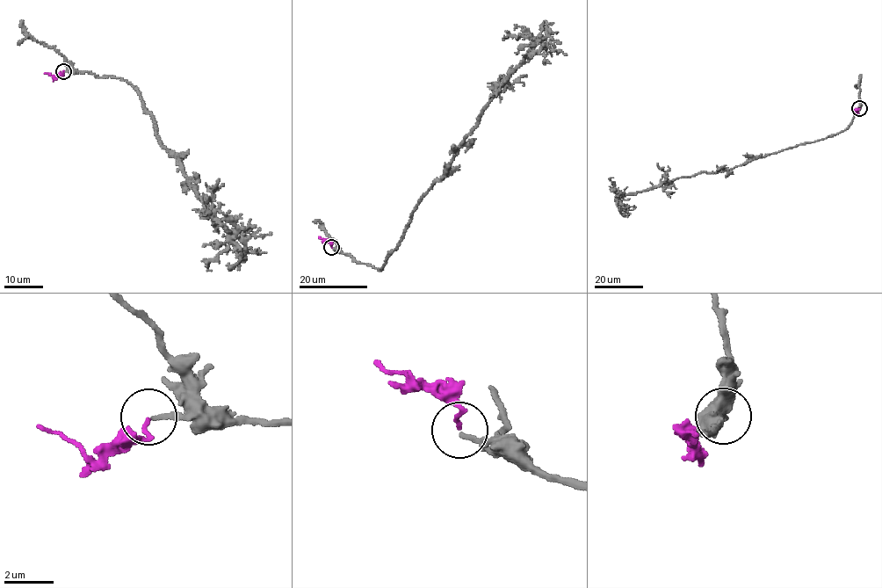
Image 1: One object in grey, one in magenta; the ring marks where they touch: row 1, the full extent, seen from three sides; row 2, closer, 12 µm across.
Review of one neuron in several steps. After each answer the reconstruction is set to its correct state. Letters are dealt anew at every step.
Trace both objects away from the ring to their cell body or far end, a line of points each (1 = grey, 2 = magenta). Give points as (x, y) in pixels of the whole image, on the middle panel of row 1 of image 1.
1: (331, 247), (381, 270), (395, 250), (414, 208), (444, 174), (482, 109), (538, 40), (514, 52)
2: (331, 247), (331, 243), (319, 237)

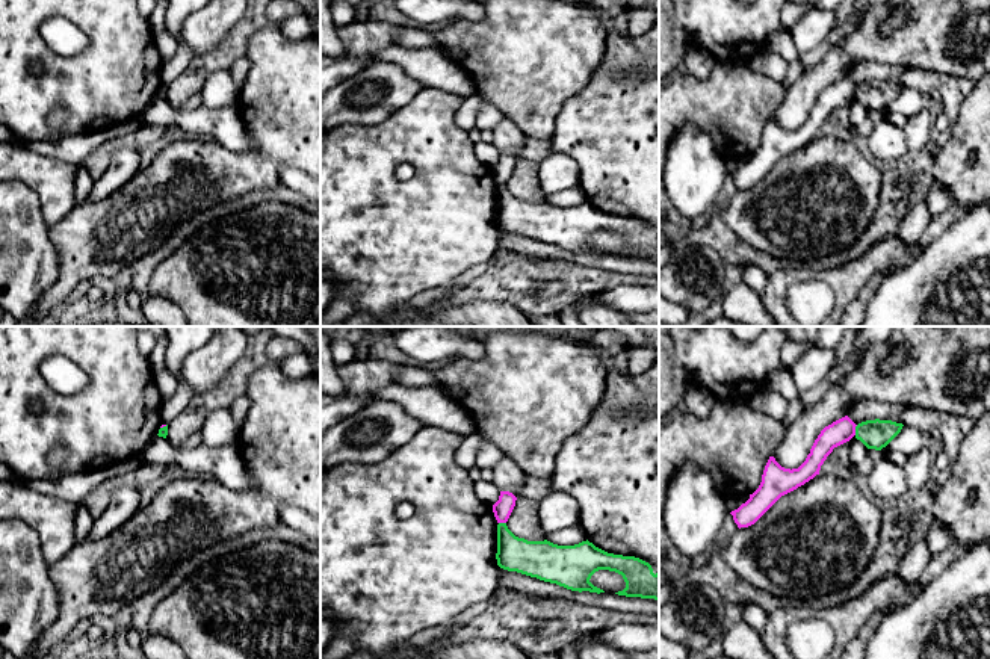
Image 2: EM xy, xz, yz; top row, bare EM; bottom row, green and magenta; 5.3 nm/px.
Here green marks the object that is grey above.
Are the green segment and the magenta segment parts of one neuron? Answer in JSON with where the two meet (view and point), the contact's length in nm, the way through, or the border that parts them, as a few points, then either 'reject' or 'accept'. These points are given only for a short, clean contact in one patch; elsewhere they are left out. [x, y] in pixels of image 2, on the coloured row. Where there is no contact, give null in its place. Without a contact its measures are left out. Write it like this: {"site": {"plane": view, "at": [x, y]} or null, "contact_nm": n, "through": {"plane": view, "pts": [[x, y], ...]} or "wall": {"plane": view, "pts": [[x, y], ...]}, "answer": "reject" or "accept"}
{"site": {"plane": "yz", "at": [856, 430]}, "contact_nm": 60, "wall": {"plane": "yz", "pts": [[857, 425], [854, 434]]}, "answer": "reject"}

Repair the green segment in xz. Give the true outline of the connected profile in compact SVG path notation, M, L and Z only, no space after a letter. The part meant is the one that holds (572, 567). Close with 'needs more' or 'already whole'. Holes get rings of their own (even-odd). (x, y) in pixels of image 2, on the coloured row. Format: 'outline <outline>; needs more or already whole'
outline M499 523L496 559L503 570L579 592L605 592L589 579L599 570L609 570L621 574L626 582L626 588L615 594L659 600L659 573L654 574L648 562L608 553L588 540L574 546L558 546L547 540L527 541L515 537L506 523Z; already whole

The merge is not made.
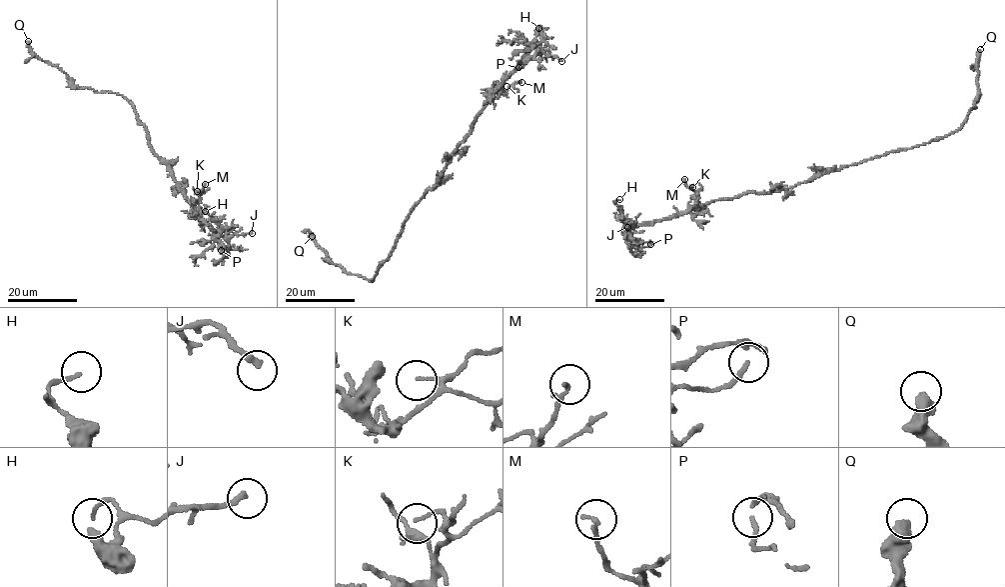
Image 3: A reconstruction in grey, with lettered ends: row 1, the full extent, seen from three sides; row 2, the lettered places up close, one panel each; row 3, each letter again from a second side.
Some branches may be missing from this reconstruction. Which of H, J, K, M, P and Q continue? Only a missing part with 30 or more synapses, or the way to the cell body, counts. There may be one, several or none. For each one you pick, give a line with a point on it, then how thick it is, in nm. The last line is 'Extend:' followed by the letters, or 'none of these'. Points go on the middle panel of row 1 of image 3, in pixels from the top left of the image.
Extend: none of these

